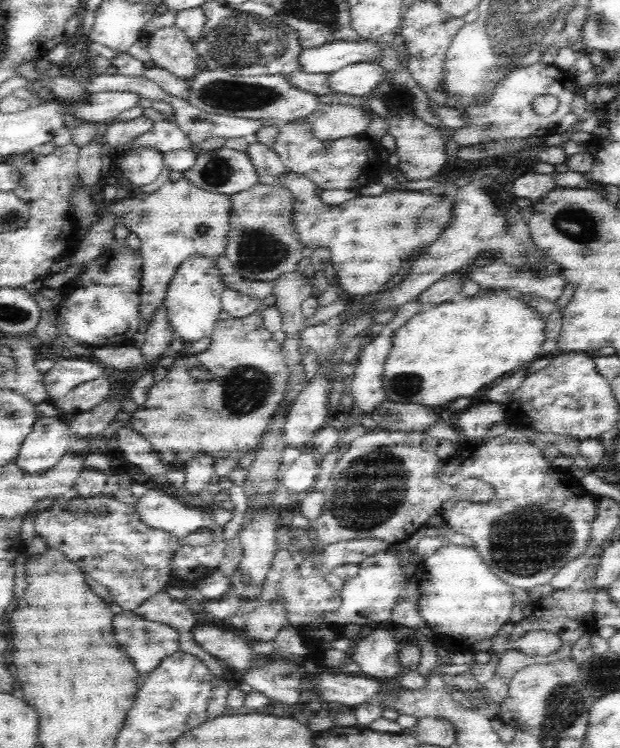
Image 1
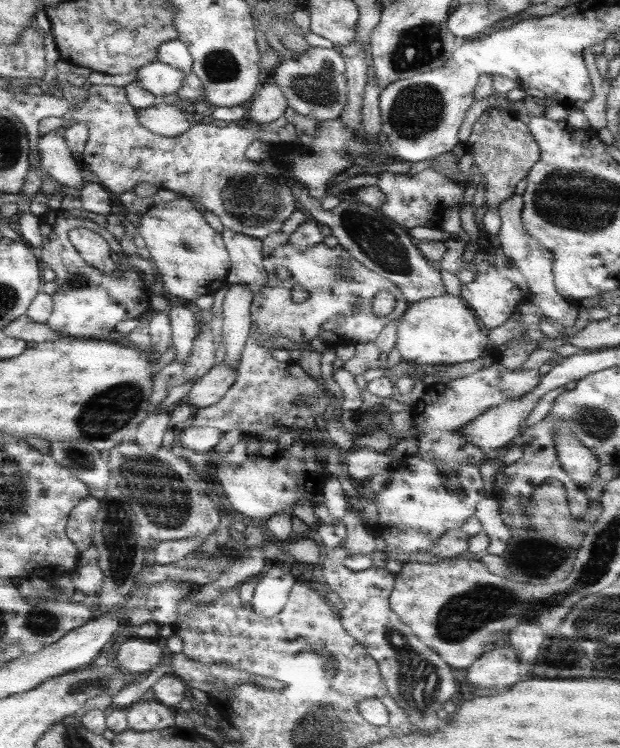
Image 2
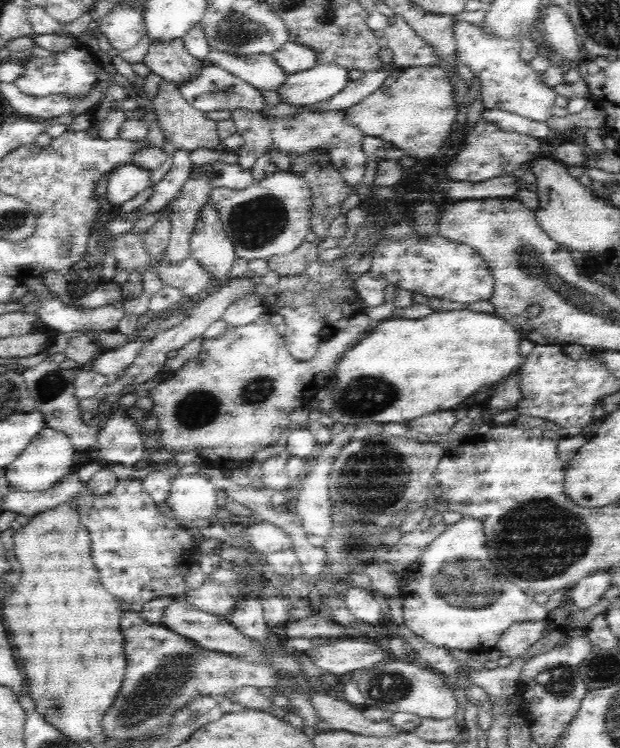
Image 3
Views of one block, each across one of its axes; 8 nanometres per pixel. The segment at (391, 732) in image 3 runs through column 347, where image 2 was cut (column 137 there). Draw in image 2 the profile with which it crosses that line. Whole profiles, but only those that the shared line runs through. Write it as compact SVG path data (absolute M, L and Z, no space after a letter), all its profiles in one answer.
M140 700L126 709L126 725L137 732L161 730L173 724L173 713L158 702Z

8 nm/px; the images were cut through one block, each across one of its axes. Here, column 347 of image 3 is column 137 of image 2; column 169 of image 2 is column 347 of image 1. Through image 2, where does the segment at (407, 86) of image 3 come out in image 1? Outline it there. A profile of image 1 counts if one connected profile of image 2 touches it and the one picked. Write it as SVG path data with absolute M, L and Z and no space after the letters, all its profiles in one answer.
M328 104L305 118L309 134L316 140L333 141L365 134L369 114L348 104Z

